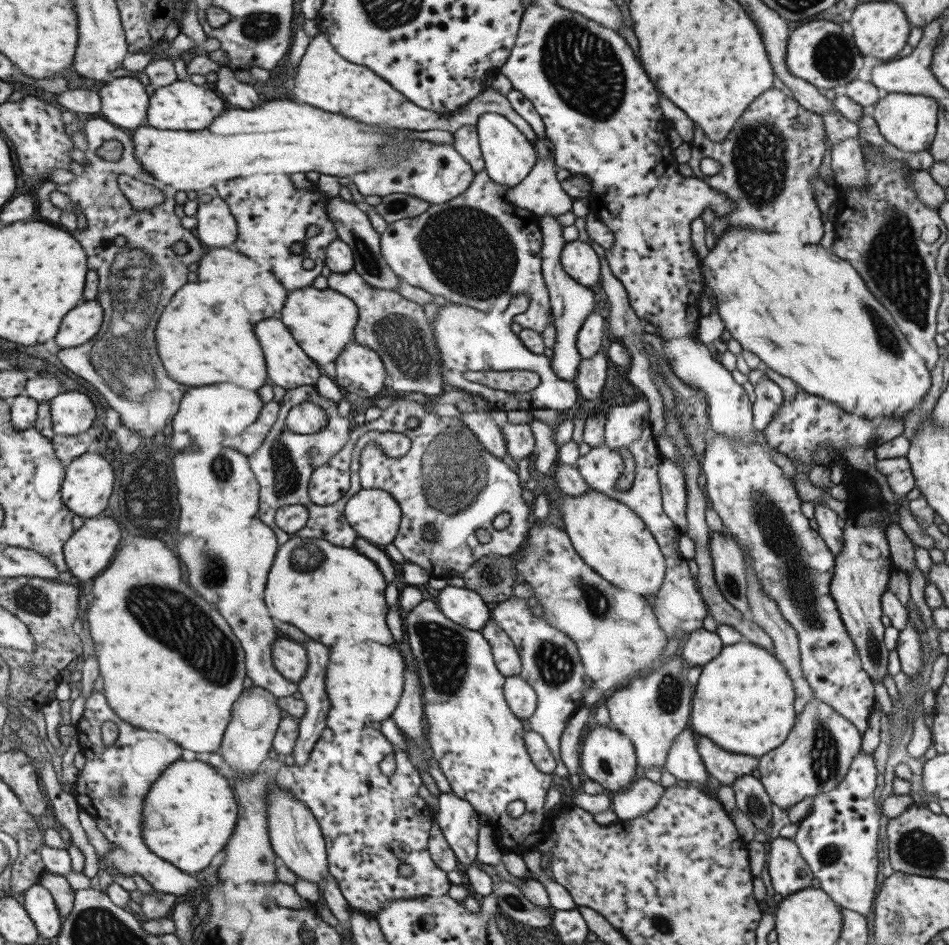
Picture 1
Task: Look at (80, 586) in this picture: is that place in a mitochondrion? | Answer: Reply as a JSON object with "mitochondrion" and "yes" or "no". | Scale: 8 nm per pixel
{"mitochondrion":"no"}

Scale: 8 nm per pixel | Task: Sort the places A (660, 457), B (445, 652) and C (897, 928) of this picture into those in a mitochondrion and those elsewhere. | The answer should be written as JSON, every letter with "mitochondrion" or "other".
{"A":"other","B":"mitochondrion","C":"mitochondrion"}

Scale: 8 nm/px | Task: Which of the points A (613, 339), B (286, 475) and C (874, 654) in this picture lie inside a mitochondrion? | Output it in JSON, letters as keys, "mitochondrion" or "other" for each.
{"A":"other","B":"mitochondrion","C":"mitochondrion"}

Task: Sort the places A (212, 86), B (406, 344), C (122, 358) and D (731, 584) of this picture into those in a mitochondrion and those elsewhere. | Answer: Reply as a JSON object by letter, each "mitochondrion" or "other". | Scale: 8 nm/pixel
{"A":"other","B":"mitochondrion","C":"mitochondrion","D":"mitochondrion"}

